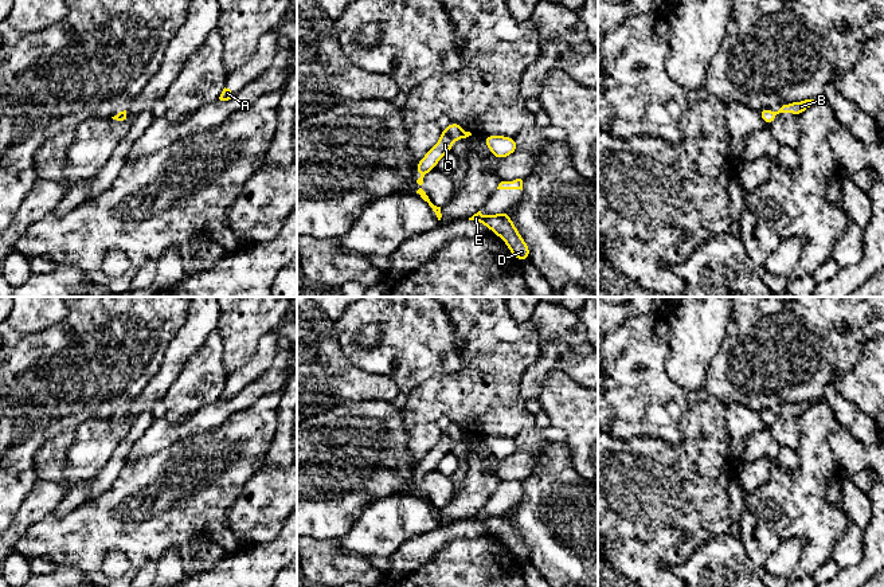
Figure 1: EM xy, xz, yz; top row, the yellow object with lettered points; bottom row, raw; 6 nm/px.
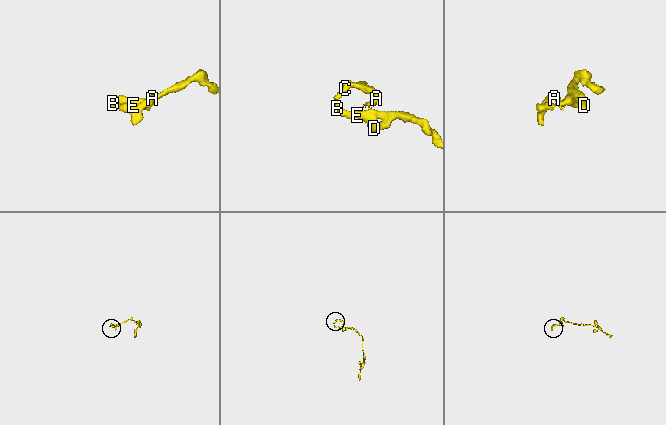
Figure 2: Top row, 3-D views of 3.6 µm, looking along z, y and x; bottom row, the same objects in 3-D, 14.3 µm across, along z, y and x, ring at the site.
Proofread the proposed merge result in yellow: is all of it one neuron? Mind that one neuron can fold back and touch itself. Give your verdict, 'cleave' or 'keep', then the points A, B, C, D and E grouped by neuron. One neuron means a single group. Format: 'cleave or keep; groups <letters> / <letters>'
keep; groups A B C D E

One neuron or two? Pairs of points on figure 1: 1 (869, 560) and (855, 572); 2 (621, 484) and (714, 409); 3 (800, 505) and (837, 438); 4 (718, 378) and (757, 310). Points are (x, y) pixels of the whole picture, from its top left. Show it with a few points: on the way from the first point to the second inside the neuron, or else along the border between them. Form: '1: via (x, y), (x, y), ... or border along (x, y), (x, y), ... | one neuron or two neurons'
1: via (865, 564), (859, 571) | one neuron
2: via (648, 484), (652, 484), (700, 435) | one neuron
3: border along (838, 427), (830, 435), (830, 450), (844, 473) | two neurons
4: via (732, 362), (750, 344), (757, 327) | one neuron

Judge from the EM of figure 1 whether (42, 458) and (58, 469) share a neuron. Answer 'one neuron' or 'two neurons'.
one neuron

